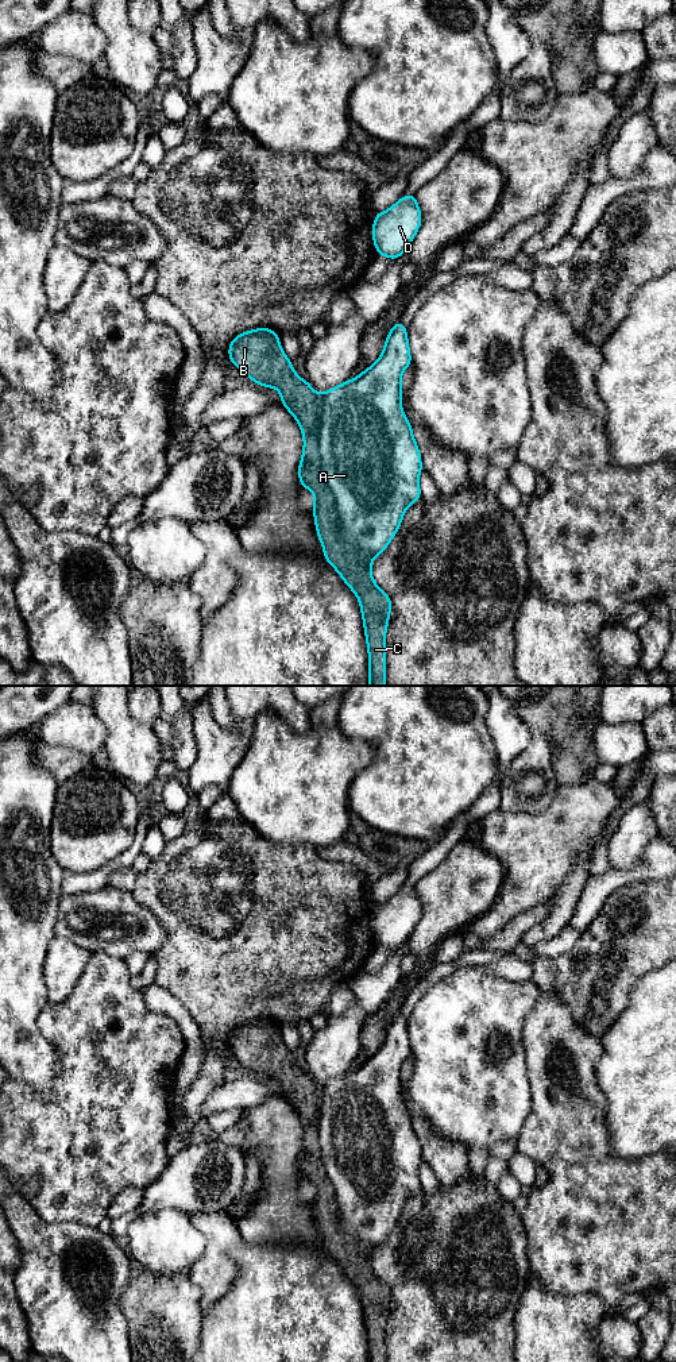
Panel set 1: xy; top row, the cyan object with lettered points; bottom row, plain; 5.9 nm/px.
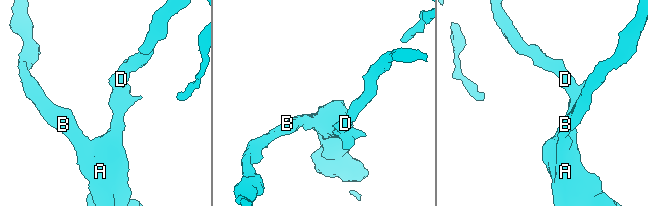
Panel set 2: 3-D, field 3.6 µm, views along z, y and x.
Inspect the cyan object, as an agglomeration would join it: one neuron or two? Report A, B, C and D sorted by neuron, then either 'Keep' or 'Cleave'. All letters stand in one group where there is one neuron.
Groups: A D / B C. Cleave

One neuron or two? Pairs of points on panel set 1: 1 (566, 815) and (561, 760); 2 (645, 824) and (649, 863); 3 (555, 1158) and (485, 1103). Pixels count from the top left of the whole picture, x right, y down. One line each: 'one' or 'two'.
1: two
2: two
3: two

